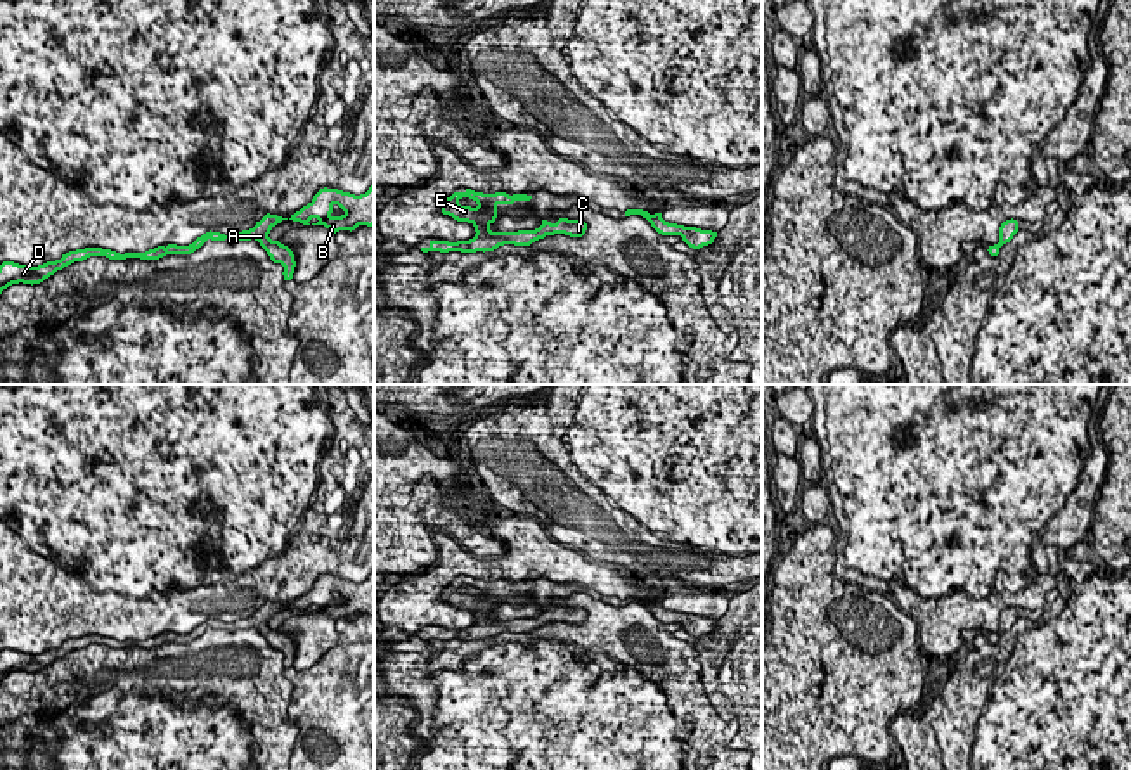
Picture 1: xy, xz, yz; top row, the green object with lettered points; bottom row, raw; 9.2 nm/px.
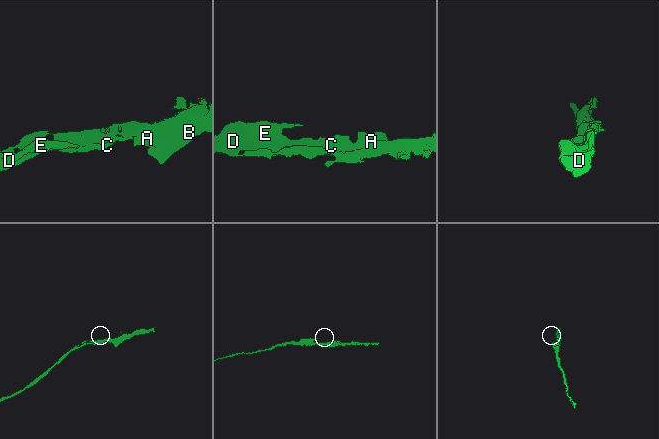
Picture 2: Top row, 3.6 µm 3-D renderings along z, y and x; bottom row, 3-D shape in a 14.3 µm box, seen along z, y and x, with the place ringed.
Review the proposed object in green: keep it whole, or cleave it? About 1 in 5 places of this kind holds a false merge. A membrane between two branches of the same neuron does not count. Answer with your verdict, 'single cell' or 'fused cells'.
single cell

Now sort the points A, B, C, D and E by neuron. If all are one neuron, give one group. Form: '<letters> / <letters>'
A B C D E

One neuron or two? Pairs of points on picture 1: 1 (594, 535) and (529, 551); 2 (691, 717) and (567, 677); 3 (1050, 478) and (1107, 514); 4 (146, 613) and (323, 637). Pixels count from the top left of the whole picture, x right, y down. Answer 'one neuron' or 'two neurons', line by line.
1: two neurons
2: one neuron
3: two neurons
4: two neurons

